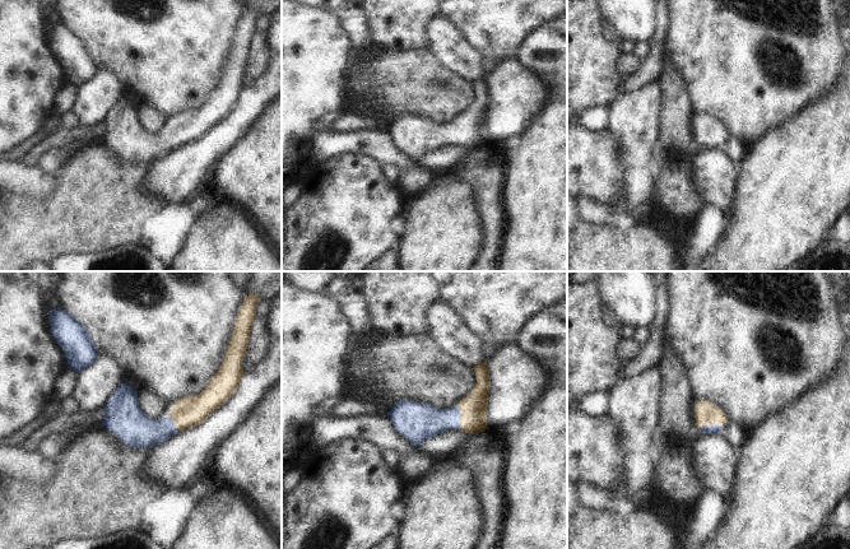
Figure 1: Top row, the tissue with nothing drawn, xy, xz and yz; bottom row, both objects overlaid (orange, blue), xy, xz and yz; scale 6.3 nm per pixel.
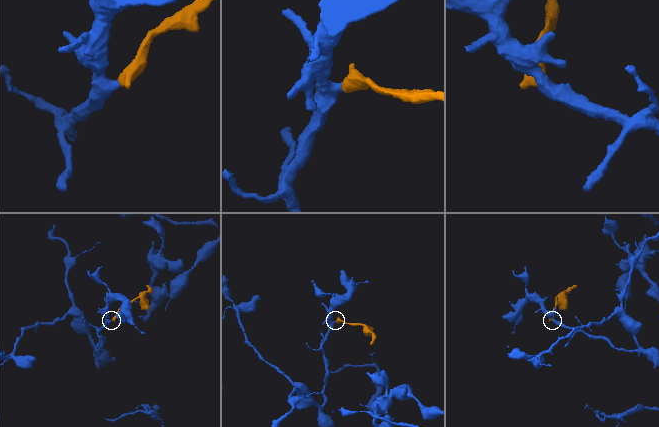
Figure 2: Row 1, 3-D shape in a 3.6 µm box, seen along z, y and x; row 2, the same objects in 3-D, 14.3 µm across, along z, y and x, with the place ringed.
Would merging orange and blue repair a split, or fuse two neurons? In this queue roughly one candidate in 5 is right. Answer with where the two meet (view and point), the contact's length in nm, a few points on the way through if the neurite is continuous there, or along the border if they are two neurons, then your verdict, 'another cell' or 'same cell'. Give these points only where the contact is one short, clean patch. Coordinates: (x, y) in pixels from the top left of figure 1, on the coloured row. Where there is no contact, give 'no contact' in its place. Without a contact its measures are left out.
contact yz (713, 424); length 150 nm; way yz (707, 414), (713, 424), (707, 429); same cell

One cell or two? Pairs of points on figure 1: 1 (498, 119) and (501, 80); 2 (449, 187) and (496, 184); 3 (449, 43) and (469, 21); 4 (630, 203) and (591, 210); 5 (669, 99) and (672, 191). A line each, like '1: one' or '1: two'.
1: one
2: two
3: two
4: two
5: one

